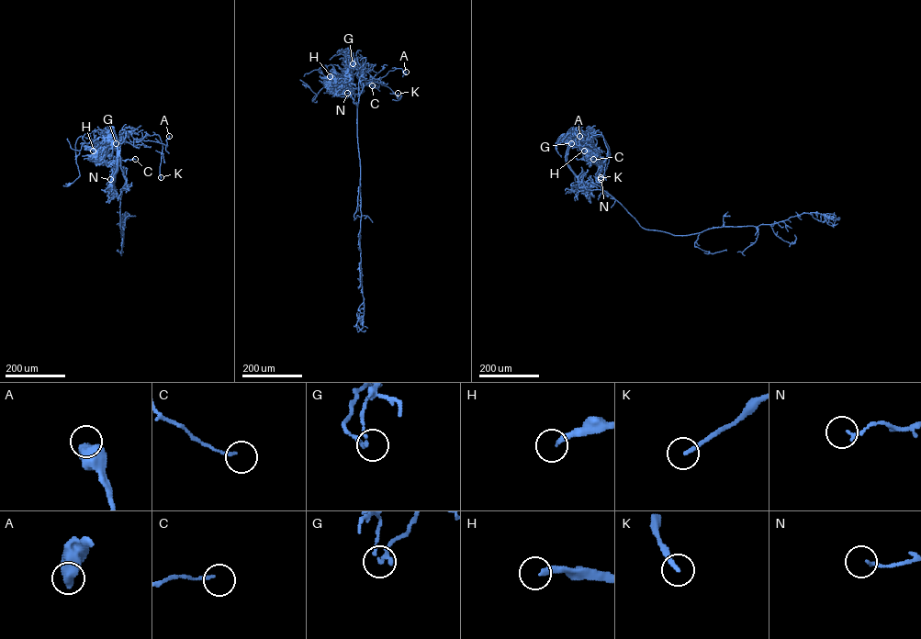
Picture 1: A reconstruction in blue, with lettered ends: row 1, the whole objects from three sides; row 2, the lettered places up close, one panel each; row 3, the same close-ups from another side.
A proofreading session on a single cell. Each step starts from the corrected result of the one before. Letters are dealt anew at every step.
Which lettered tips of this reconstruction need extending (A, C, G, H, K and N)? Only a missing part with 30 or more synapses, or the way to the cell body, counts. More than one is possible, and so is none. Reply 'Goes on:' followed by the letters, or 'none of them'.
Goes on: H

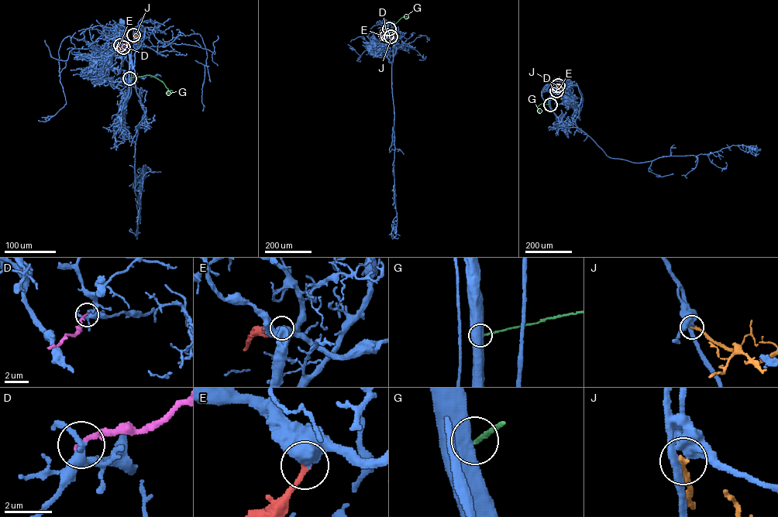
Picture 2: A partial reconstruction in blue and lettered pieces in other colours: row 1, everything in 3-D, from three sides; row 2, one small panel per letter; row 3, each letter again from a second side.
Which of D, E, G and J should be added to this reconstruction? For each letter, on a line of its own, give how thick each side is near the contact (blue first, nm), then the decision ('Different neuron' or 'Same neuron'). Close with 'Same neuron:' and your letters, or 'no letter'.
D: Thickness 320 nm (blue) against 200 nm. Different neuron
E: Thickness 550 nm (blue) against 260 nm. Same neuron
G: Thickness 750 nm (blue) against 140 nm. Different neuron
J: Thickness 400 nm (blue) against 240 nm. Different neuron
Same neuron: E

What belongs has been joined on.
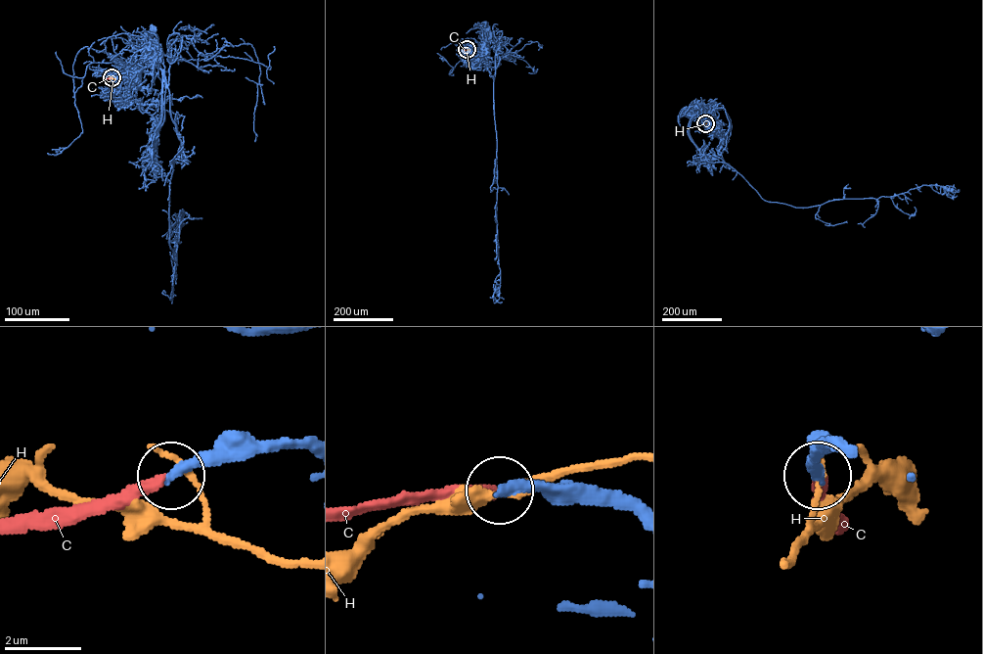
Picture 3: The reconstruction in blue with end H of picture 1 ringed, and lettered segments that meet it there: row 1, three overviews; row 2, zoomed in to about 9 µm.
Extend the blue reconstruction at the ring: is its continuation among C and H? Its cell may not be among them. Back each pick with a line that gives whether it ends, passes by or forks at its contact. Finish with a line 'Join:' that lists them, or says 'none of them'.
C: It ends there
Join: C

